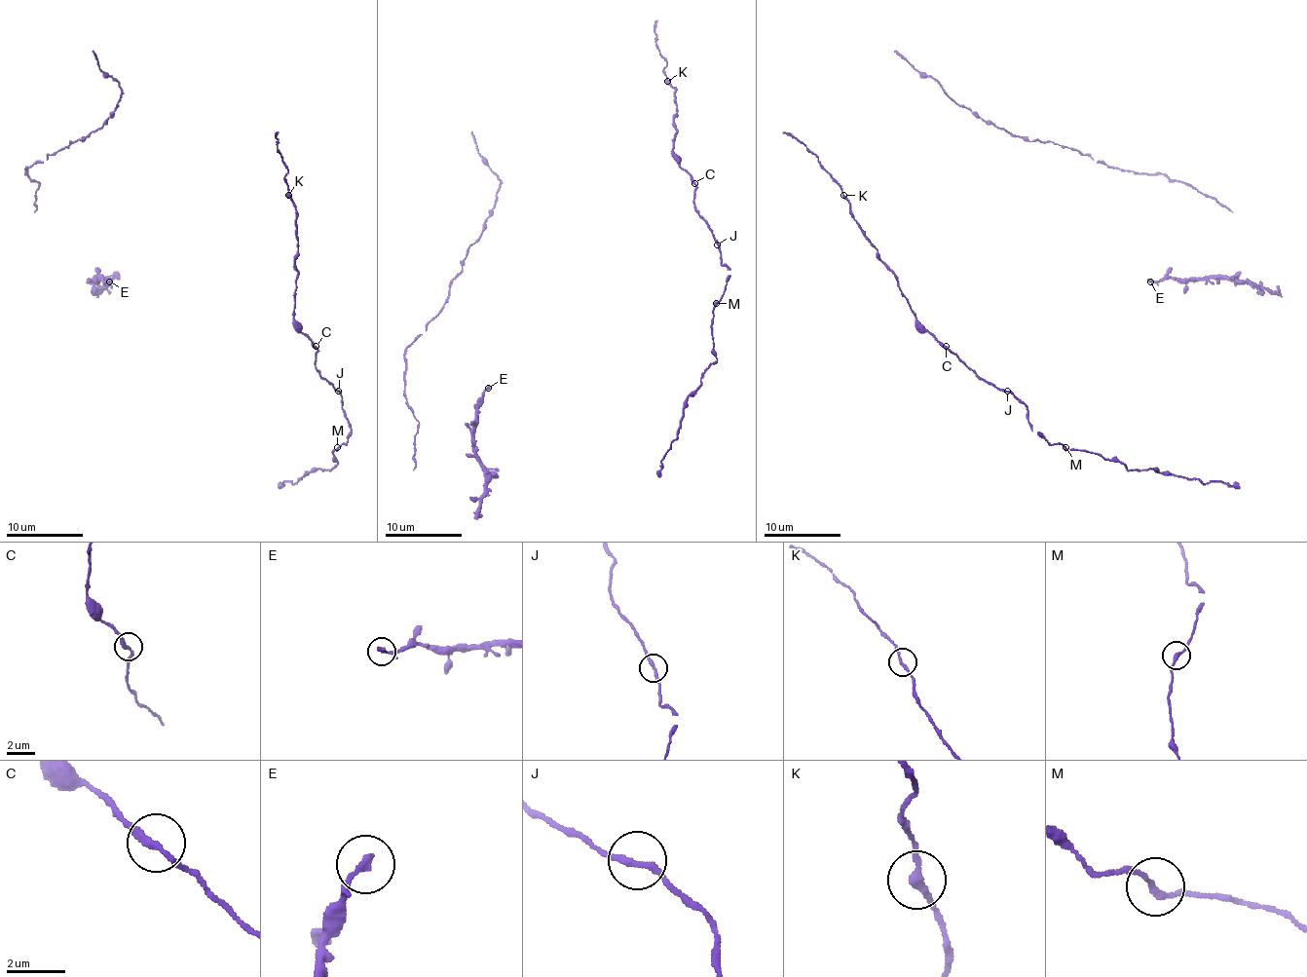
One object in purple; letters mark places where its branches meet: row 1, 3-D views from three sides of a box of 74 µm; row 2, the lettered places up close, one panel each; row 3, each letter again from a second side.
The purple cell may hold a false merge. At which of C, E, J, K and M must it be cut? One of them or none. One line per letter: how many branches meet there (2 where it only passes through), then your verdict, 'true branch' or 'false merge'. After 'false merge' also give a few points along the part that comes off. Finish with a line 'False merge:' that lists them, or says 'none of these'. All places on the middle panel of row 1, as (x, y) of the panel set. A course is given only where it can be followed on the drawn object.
C: 2 branches meet; true branch
E: 2 branches meet; true branch
J: 2 branches meet; true branch
K: 2 branches meet; true branch
M: 2 branches meet; true branch
False merge: none of these

